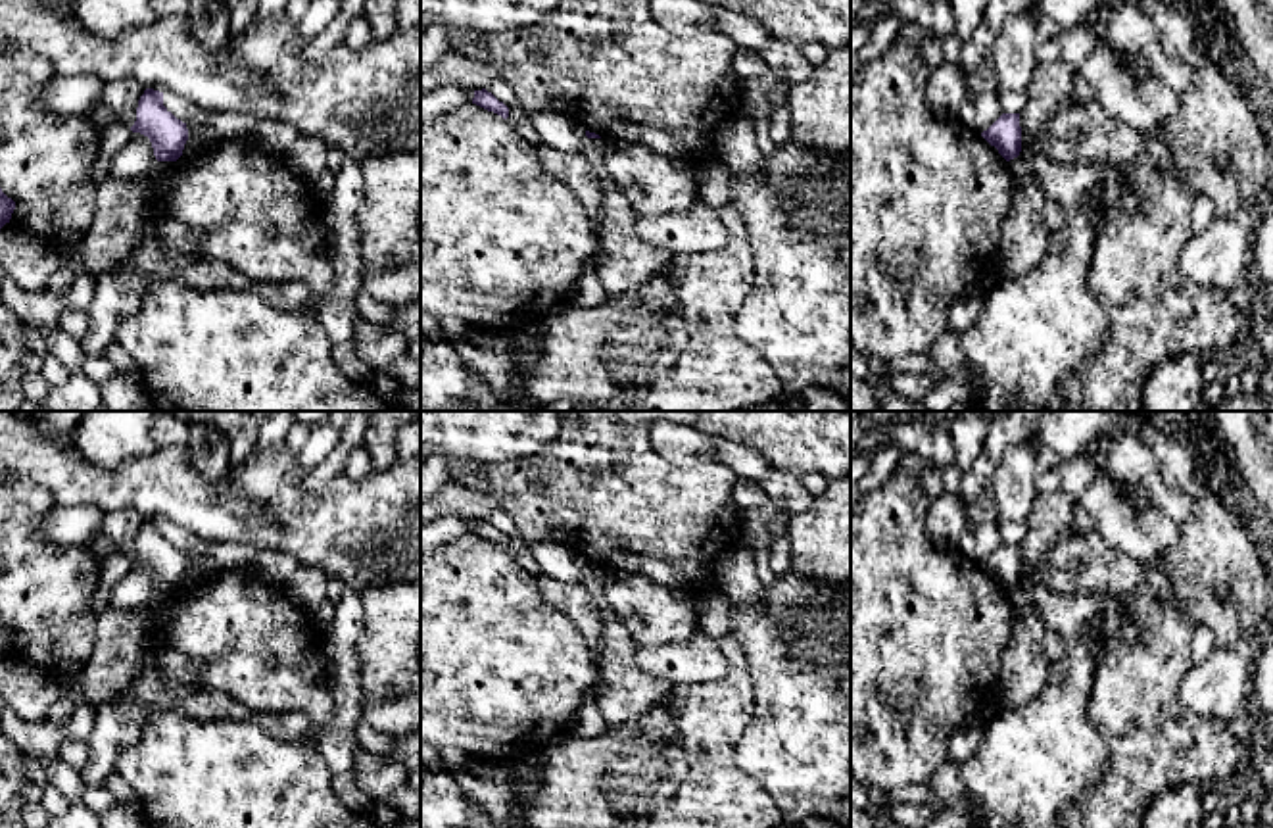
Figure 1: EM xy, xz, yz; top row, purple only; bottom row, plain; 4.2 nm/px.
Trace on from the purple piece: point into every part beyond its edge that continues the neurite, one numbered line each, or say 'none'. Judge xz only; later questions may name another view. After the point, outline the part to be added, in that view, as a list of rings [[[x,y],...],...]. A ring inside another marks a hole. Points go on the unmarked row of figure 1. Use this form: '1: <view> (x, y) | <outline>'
none

